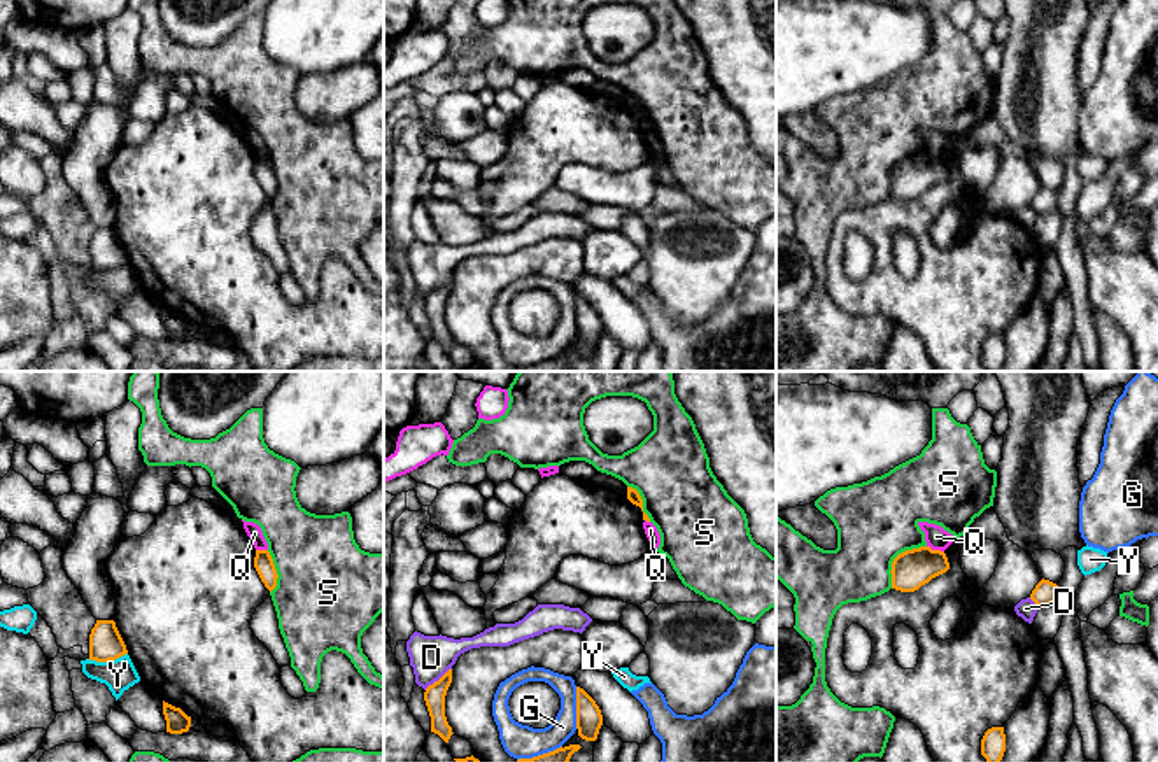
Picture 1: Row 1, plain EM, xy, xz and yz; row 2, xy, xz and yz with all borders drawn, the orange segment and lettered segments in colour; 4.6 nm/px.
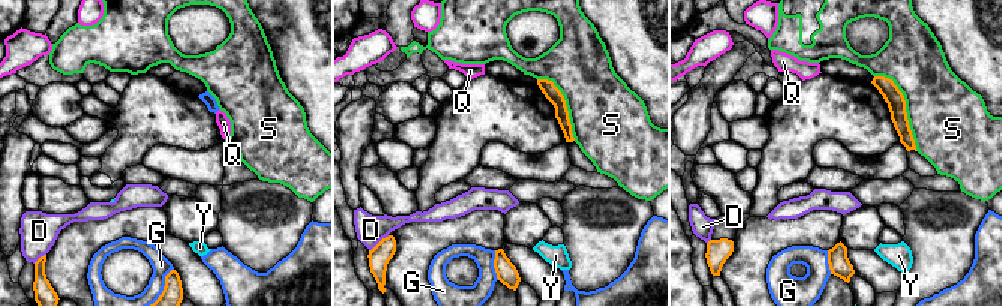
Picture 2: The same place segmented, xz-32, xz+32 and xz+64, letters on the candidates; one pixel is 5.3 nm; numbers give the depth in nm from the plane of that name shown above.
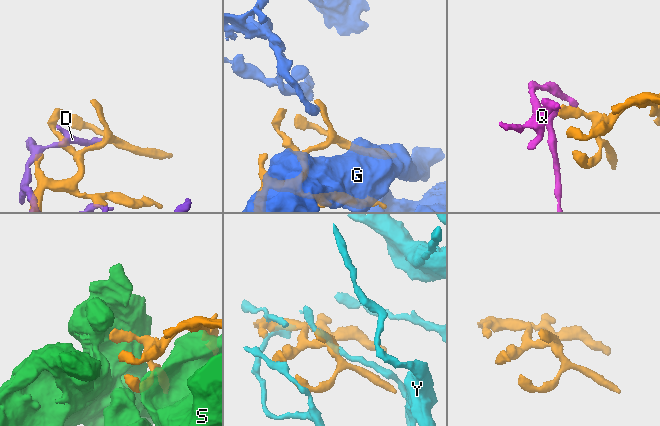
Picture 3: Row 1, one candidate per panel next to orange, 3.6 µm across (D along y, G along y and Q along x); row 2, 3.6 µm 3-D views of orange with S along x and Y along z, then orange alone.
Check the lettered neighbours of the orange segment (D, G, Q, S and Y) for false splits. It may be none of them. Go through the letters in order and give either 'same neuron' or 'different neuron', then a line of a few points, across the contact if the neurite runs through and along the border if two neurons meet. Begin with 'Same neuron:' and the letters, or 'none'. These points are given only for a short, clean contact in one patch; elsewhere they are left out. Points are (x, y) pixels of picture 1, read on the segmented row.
Same neuron: none
D: different neuron
G: different neuron
Q: different neuron | yz (927, 545), (943, 552)
S: different neuron
Y: different neuron

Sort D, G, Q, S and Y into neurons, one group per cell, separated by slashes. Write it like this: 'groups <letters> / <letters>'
groups D / G / Q / S / Y

